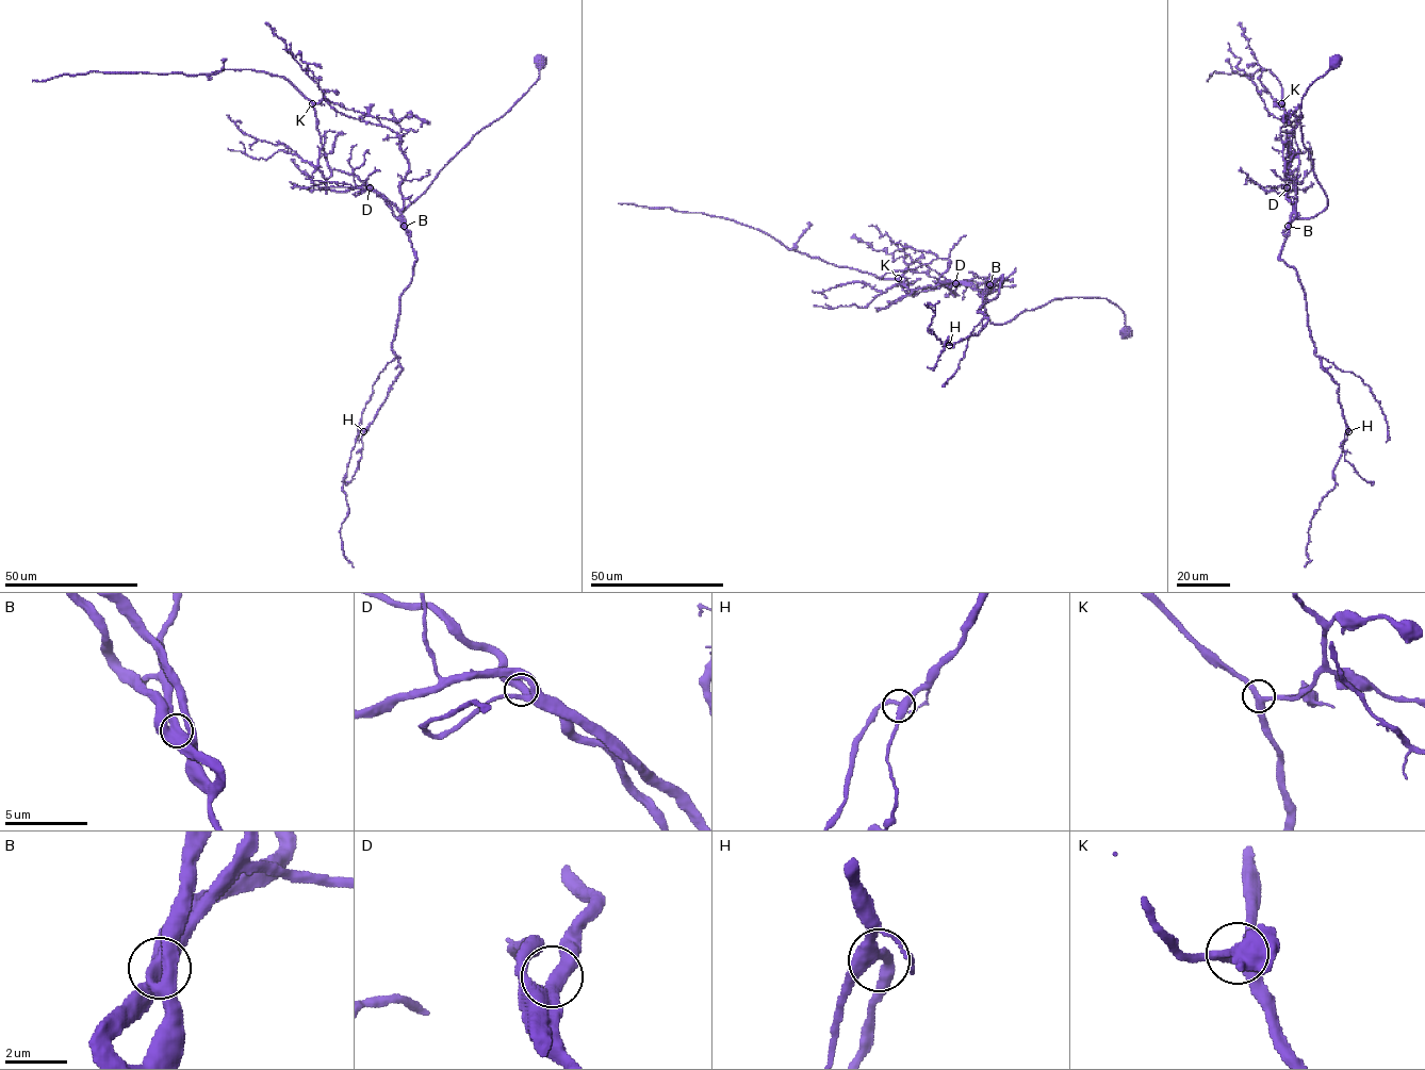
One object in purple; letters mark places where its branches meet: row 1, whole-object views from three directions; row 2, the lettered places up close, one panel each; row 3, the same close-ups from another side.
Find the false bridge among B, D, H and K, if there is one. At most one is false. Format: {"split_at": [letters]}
{"split_at": []}

